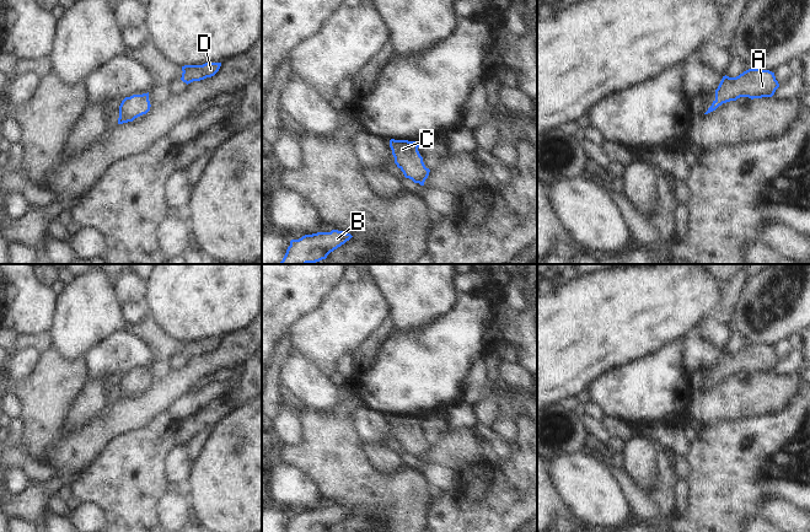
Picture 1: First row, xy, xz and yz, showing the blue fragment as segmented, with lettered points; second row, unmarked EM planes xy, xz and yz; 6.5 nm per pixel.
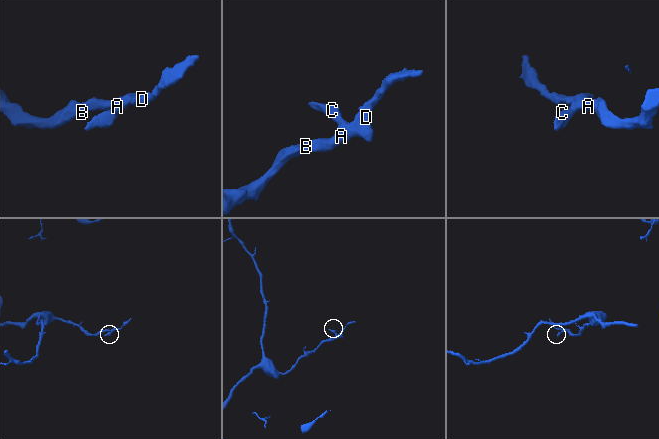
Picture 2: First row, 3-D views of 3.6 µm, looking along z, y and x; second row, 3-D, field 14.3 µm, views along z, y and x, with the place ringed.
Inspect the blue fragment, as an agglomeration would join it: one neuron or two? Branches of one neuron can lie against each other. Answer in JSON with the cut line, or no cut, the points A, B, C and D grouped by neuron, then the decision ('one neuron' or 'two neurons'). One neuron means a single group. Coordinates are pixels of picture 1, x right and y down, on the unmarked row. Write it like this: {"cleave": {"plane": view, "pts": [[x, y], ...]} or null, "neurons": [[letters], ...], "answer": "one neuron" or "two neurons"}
{"cleave": null, "neurons": [["A", "B", "C", "D"]], "answer": "one neuron"}

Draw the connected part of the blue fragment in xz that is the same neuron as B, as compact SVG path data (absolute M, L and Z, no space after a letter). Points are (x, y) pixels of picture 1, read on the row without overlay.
M344 506L317 507L291 515L284 532L327 532L353 511Z

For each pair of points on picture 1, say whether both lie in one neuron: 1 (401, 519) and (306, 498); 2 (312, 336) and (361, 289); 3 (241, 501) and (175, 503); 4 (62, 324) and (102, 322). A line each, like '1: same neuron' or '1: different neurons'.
1: different neurons
2: same neuron
3: different neurons
4: same neuron

